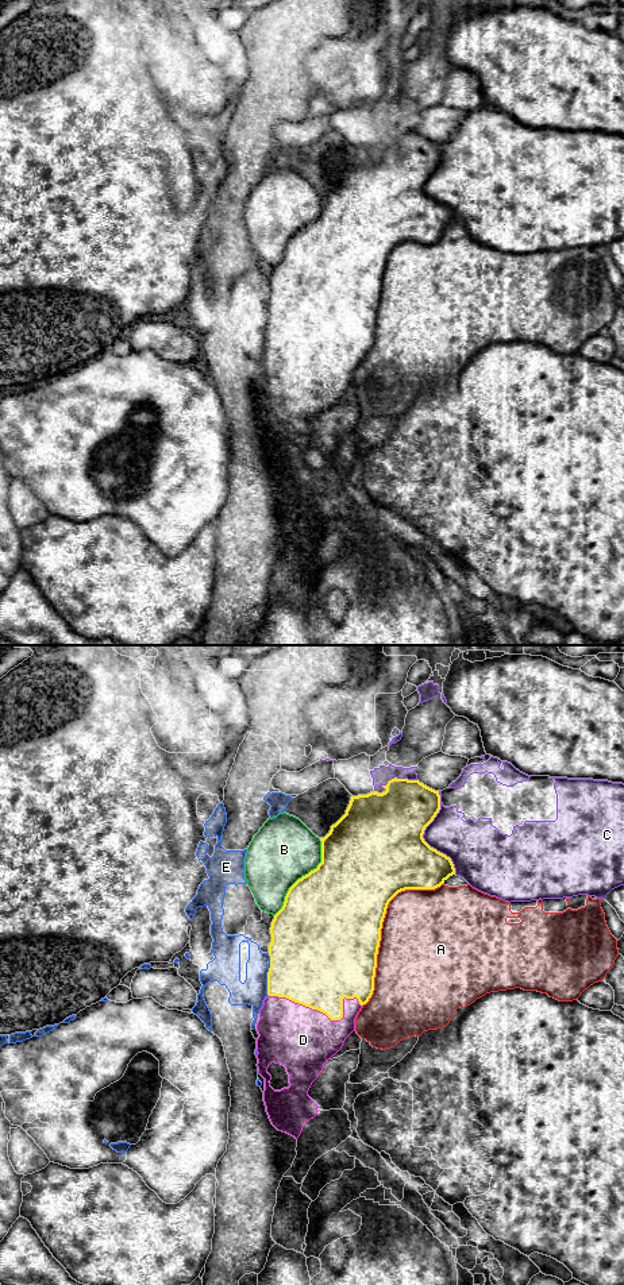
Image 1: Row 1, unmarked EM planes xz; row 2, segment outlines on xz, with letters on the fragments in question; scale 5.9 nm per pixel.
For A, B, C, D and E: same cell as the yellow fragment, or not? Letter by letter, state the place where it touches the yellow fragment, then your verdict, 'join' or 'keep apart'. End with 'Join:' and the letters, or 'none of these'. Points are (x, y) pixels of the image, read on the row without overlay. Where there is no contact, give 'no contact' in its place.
A: contact xz (381, 280); keep apart
B: contact xz (303, 228); keep apart
C: contact xz (422, 188); keep apart
D: contact xz (324, 365); join
E: contact xz (268, 325); keep apart
Join: D

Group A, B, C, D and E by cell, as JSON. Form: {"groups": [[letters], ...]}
{"groups": [["A"], ["B"], ["C"], ["D"], ["E"]]}

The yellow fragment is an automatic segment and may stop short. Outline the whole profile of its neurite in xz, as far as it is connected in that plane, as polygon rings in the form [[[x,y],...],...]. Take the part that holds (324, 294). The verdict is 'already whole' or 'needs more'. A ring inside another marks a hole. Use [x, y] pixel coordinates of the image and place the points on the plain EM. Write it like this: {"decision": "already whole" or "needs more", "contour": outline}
{"decision": "needs more", "contour": [[[397,130],[384,139],[386,143],[382,146],[374,143],[351,148],[346,166],[320,190],[321,215],[289,240],[270,279],[267,348],[257,375],[257,418],[265,431],[263,454],[271,476],[296,491],[303,479],[319,467],[320,459],[308,448],[312,435],[355,383],[355,370],[373,347],[381,281],[389,254],[405,242],[435,242],[455,227],[451,211],[431,200],[423,190],[425,180],[440,162],[439,143],[419,132]],[[271,414],[286,420],[290,436],[288,440],[274,443],[270,439],[267,420]]]}

